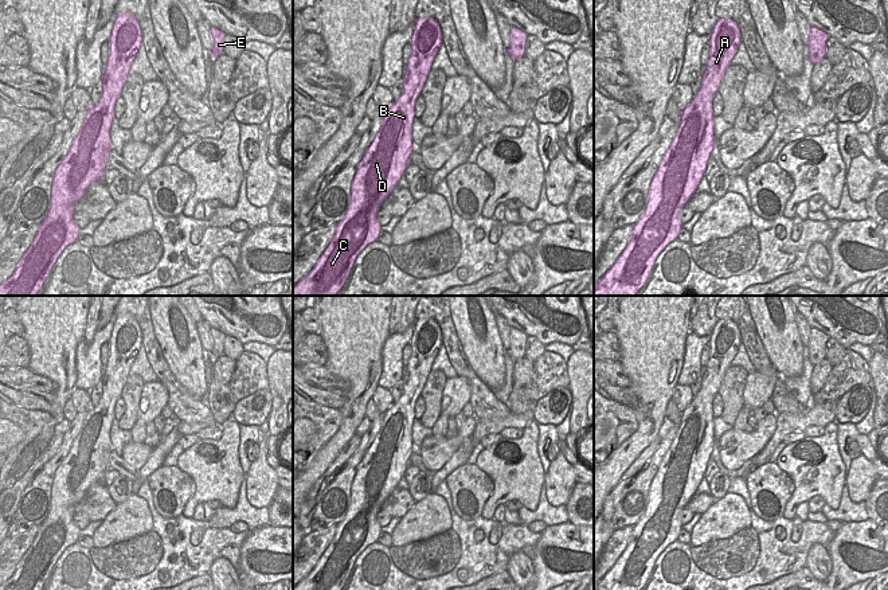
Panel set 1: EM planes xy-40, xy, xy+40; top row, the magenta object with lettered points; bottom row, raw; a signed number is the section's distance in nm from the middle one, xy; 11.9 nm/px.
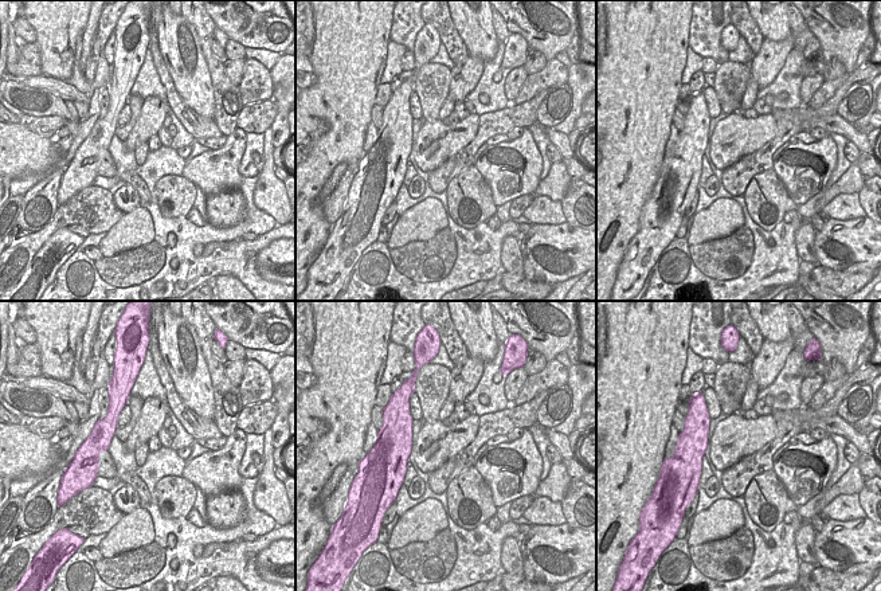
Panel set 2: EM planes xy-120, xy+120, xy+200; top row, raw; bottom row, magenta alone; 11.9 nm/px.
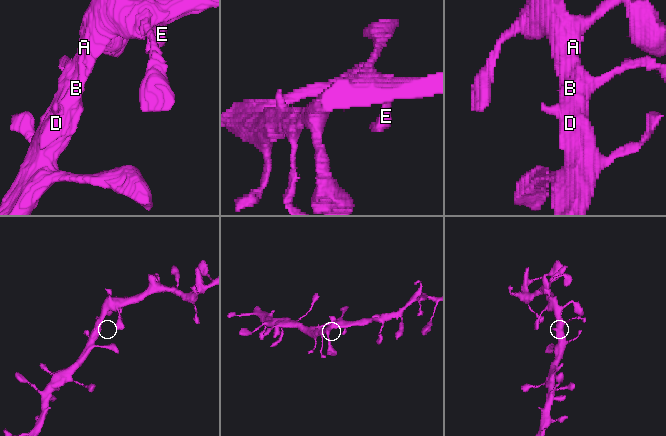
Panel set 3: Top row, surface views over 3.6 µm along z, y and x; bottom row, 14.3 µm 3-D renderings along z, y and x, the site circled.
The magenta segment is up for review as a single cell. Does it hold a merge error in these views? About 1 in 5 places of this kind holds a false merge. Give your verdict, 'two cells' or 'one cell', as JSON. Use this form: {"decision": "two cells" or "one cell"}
{"decision": "one cell"}

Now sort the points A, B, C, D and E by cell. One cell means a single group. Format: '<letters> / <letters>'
A B C D E

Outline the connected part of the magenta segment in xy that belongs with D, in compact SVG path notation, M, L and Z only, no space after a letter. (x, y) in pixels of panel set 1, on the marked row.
M435 19L415 20L403 93L384 112L380 130L357 165L344 219L336 224L336 233L314 267L293 286L293 296L336 296L345 285L357 255L378 241L382 226L376 215L404 176L414 151L415 101L442 43Z

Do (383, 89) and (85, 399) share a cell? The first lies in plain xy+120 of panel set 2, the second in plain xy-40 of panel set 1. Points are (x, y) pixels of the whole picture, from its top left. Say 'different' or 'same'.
same

